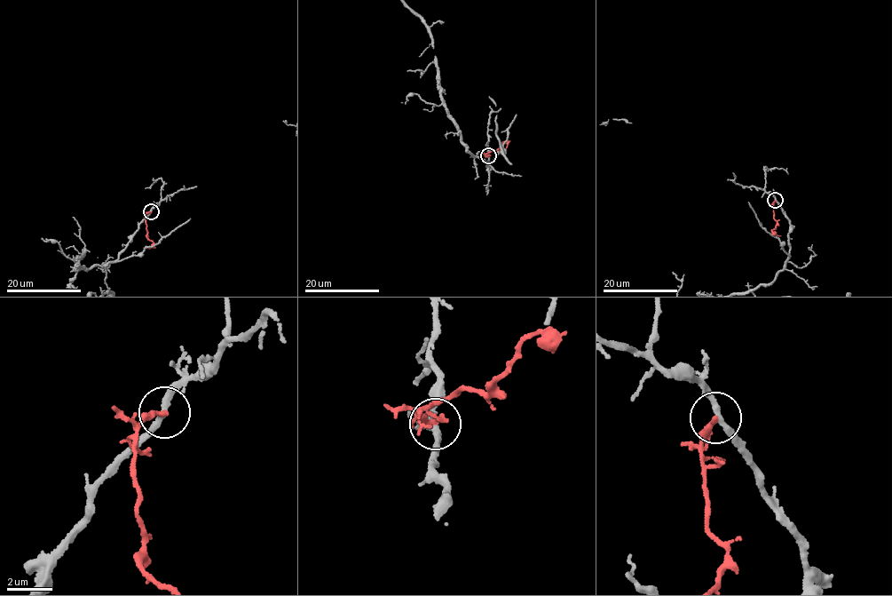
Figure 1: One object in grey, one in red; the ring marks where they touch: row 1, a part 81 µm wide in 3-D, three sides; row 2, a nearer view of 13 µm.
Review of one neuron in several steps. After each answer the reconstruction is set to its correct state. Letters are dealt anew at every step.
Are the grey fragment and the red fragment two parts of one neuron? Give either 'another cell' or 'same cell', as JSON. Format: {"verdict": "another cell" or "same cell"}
{"verdict": "another cell"}

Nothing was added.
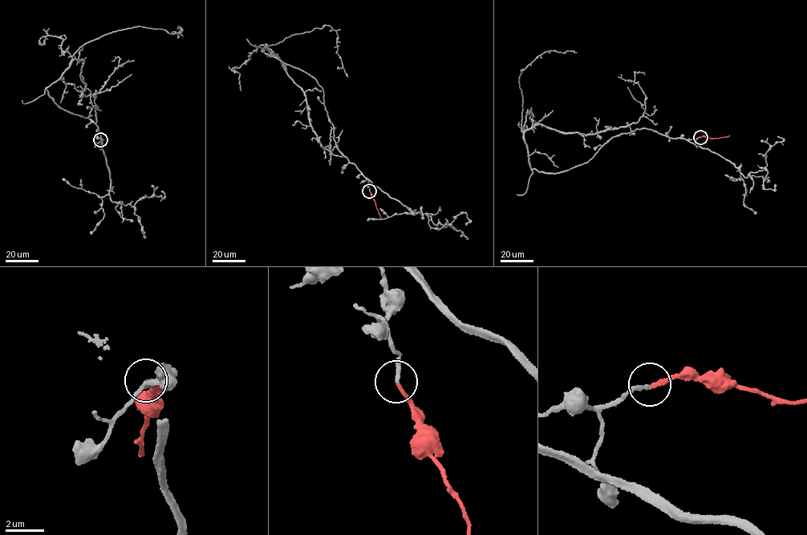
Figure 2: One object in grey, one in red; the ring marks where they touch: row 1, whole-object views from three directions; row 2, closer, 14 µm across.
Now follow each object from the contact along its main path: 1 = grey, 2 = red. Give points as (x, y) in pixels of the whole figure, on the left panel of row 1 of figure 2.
1: (100, 139), (97, 106), (84, 118), (46, 88), (80, 59), (80, 93), (97, 93), (119, 58), (111, 61)
2: (100, 139), (101, 149)

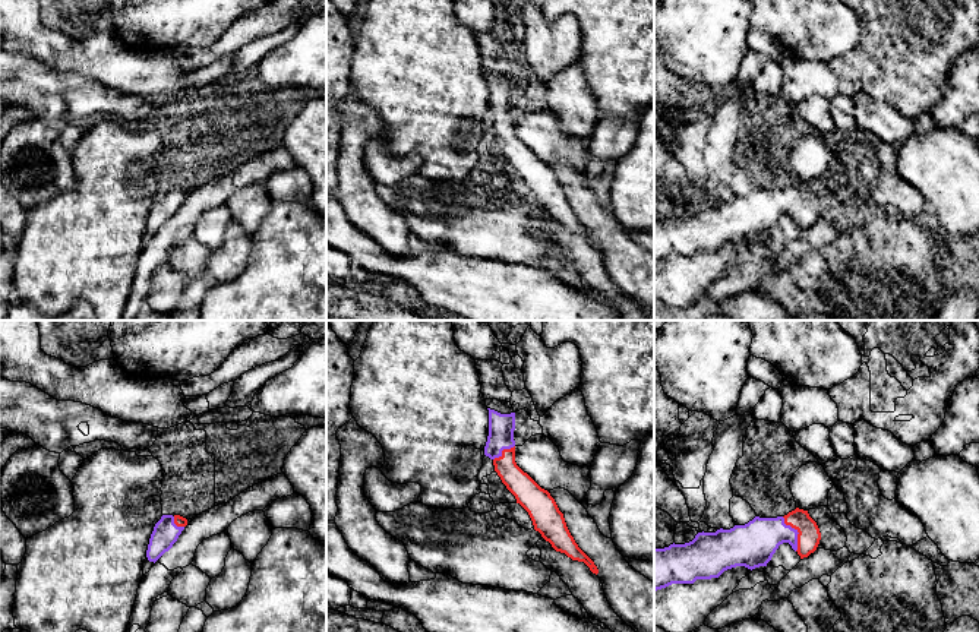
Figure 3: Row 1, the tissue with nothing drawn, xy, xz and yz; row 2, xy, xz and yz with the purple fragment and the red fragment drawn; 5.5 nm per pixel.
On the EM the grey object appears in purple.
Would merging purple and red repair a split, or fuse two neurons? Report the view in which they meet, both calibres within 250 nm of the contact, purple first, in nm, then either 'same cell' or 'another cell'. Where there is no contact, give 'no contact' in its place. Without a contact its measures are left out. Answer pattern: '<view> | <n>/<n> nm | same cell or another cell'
yz | 240/130 nm | same cell

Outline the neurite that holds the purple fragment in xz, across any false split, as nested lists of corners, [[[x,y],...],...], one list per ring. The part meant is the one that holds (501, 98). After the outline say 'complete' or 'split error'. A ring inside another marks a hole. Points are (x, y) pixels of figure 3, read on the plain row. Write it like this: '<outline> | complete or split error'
[[[489,82],[489,108],[484,127],[493,133],[495,143],[506,161],[530,187],[534,202],[552,217],[556,224],[572,233],[584,234],[593,246],[599,246],[594,234],[578,219],[571,208],[563,186],[550,165],[541,161],[515,135],[515,85],[500,86]]] | split error

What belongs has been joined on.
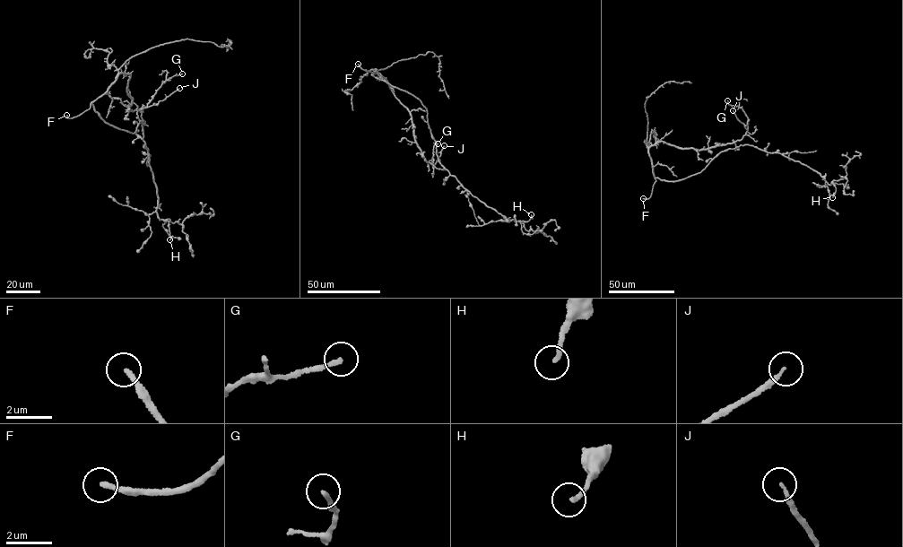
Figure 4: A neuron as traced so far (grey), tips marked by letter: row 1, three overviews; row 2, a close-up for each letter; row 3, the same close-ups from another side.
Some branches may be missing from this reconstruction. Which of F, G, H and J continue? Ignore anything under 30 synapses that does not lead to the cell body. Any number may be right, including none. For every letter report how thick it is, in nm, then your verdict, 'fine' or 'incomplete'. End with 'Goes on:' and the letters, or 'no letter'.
F: calibre 240 nm; incomplete
G: calibre 190 nm; fine
H: calibre 200 nm; fine
J: calibre 150 nm; fine
Goes on: F

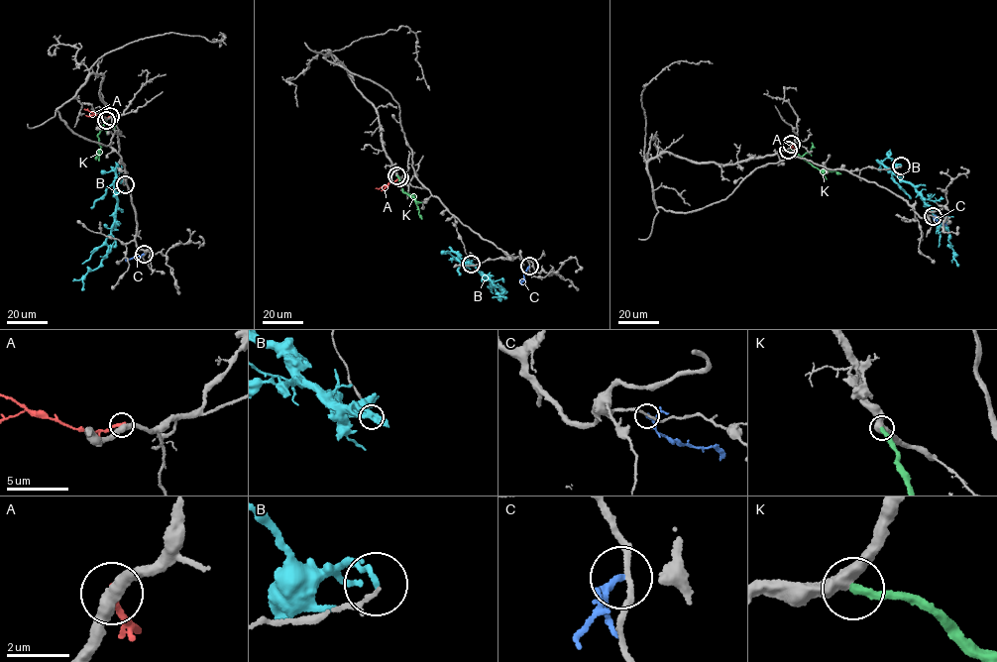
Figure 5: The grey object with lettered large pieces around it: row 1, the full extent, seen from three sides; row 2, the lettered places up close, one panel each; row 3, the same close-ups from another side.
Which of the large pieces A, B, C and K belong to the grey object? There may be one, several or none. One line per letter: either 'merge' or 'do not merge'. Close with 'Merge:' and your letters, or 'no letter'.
A: do not merge
B: do not merge
C: do not merge
K: merge
Merge: K

